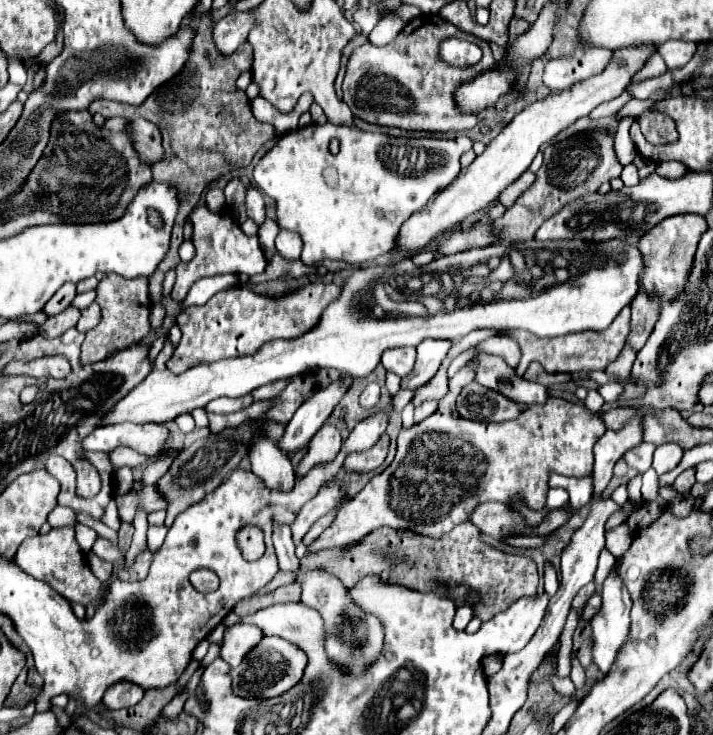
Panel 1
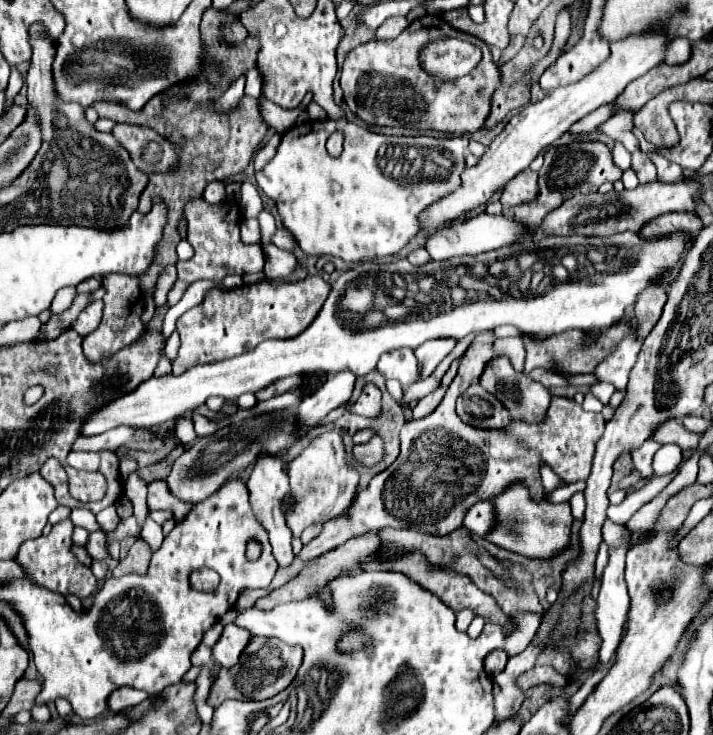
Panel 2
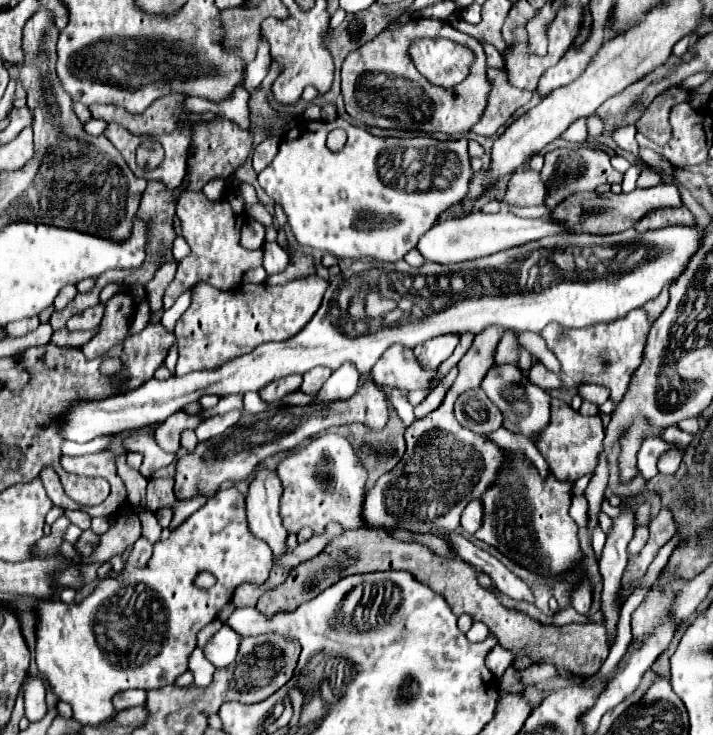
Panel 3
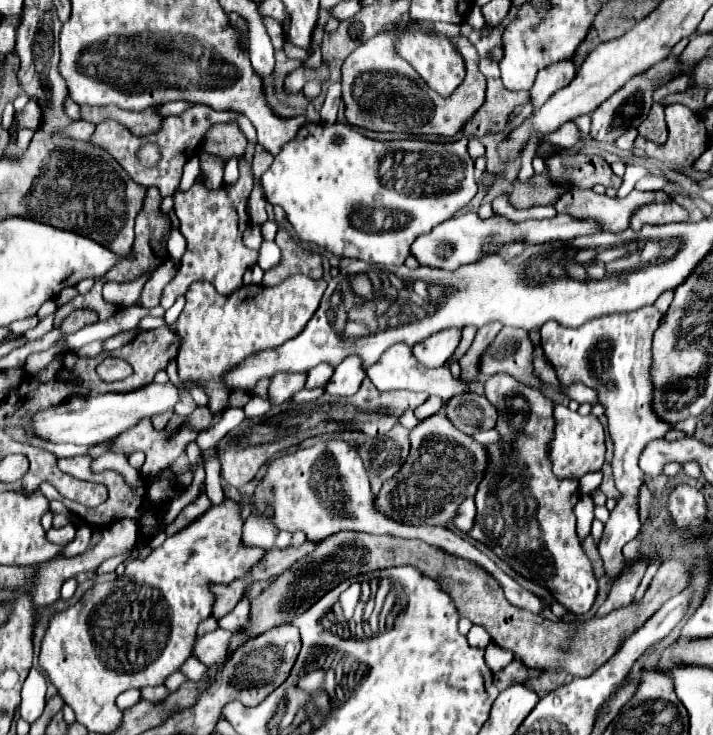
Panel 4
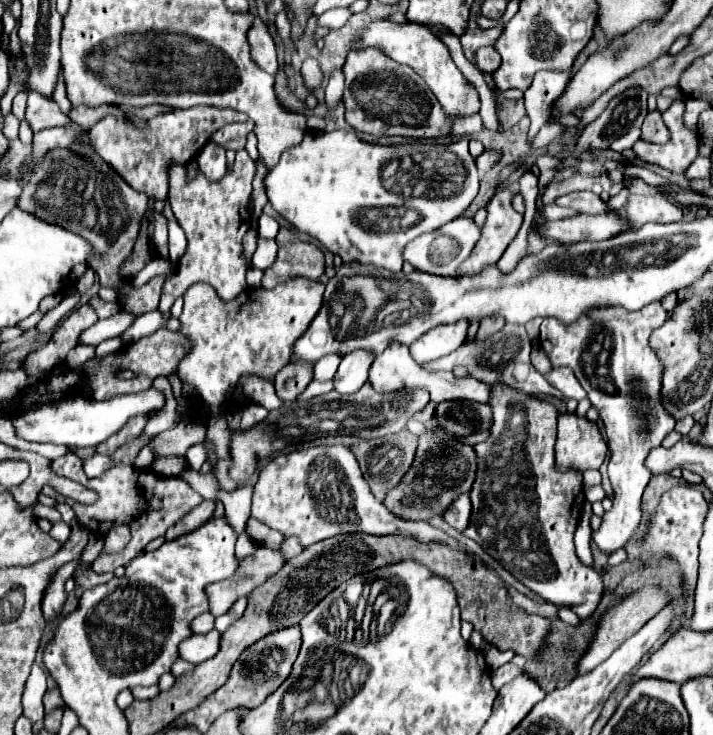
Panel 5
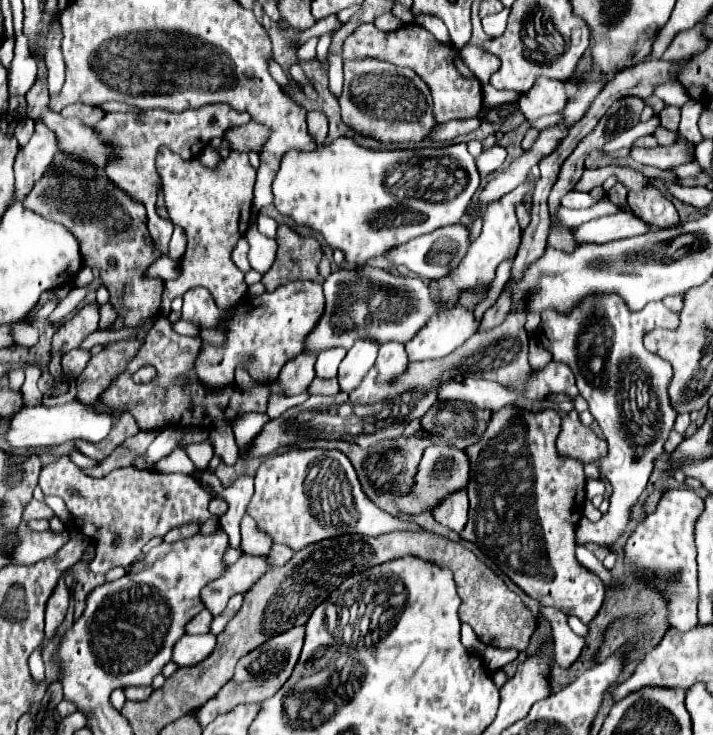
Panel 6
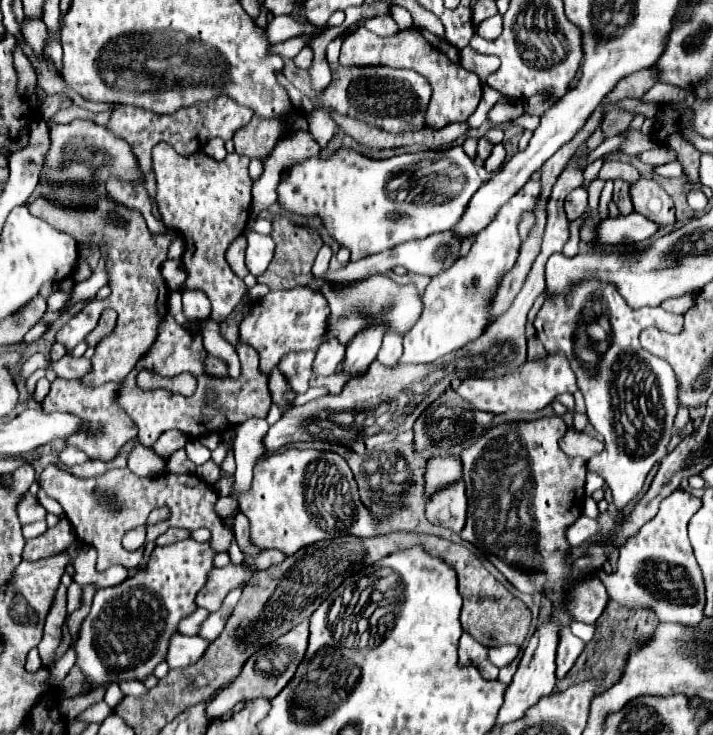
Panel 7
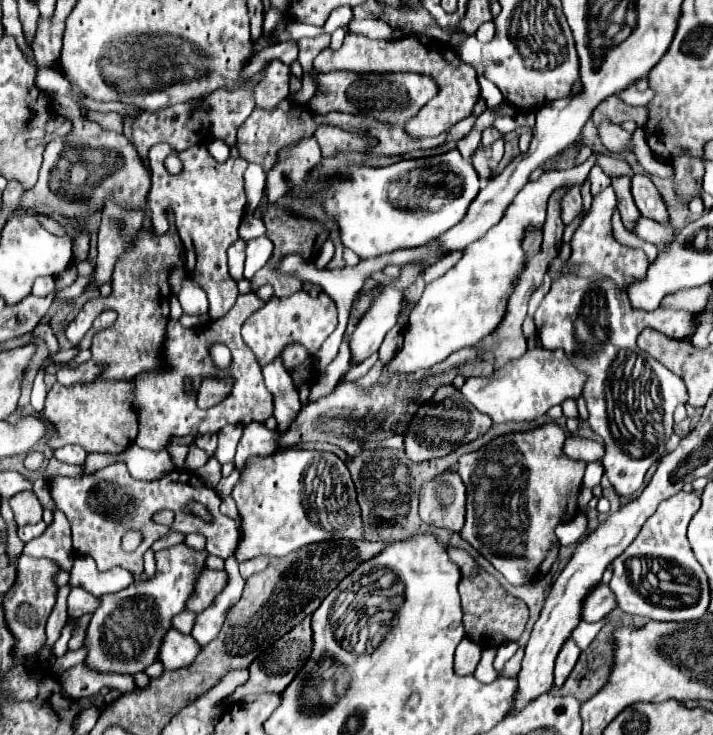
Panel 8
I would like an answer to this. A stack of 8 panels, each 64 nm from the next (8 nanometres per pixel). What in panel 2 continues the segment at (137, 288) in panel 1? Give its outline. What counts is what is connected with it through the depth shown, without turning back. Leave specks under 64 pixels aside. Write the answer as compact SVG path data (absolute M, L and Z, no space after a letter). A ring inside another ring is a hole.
M110 274L104 280L104 288L106 288L106 296L104 296L104 316L102 316L102 322L100 322L100 326L92 334L84 336L84 342L82 342L84 356L90 362L100 362L102 358L118 352L120 348L132 344L132 340L138 340L138 336L146 330L146 326L140 322L140 314L142 314L144 302L142 302L138 280L134 276Z

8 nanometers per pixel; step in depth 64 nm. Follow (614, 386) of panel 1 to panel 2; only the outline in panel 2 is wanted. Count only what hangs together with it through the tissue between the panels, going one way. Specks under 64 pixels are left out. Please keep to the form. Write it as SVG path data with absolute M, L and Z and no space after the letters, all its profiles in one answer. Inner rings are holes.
M598 382L598 384L592 384L588 392L590 392L592 396L596 396L596 398L598 398L602 404L608 404L610 396L614 394L614 388L612 388L612 384L604 384L604 382Z

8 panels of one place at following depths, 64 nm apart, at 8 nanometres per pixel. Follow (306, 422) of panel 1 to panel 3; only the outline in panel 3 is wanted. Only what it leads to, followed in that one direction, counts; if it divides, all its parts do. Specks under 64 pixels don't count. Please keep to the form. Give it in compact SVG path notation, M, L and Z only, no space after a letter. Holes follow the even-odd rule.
M344 362L338 370L332 372L332 376L320 388L314 402L328 404L334 400L348 400L350 396L354 396L358 380L360 380L360 374L358 374L356 366L352 362Z

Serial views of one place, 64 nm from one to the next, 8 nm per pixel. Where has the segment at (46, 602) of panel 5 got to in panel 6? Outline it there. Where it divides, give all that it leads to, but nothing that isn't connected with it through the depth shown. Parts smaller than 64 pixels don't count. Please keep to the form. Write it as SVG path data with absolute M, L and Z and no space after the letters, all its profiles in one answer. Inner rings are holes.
M62 578L60 584L56 586L56 590L52 592L52 598L48 600L48 606L46 606L46 628L44 628L46 640L54 638L58 626L62 624L62 620L66 616L68 602L70 602L70 594L68 594L68 588L66 588L64 578Z

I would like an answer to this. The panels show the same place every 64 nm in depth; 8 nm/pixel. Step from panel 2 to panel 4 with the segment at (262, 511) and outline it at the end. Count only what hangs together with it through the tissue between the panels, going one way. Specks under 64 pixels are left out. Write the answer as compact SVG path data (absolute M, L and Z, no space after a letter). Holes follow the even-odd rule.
M268 508L268 512L264 516L256 516L254 512L250 514L250 518L244 522L242 528L242 542L246 548L272 548L274 540L276 540L276 526L270 520L272 508Z

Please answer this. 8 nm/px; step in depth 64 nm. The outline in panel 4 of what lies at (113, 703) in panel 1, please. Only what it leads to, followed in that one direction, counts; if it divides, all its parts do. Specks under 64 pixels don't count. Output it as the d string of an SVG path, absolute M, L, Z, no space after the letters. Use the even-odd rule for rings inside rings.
M126 690L126 692L122 692L122 694L118 696L116 704L118 704L120 710L126 710L126 708L134 706L138 700L140 700L140 692L138 692L138 690Z

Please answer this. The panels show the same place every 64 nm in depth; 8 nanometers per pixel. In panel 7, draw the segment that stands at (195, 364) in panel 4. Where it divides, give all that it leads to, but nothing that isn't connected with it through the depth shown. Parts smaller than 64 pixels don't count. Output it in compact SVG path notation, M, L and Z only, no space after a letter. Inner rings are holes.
M304 286L292 288L292 292L268 292L262 302L252 306L252 312L240 324L240 340L260 354L260 370L268 374L290 350L316 352L328 332L328 316L328 302L318 290ZM184 290L182 304L184 304L184 314L190 320L206 320L210 316L208 296L204 296L204 292L200 290ZM214 356L206 358L206 368L208 368L208 374L212 374L212 376L226 376L228 374L224 362L218 360L218 358L214 358Z

